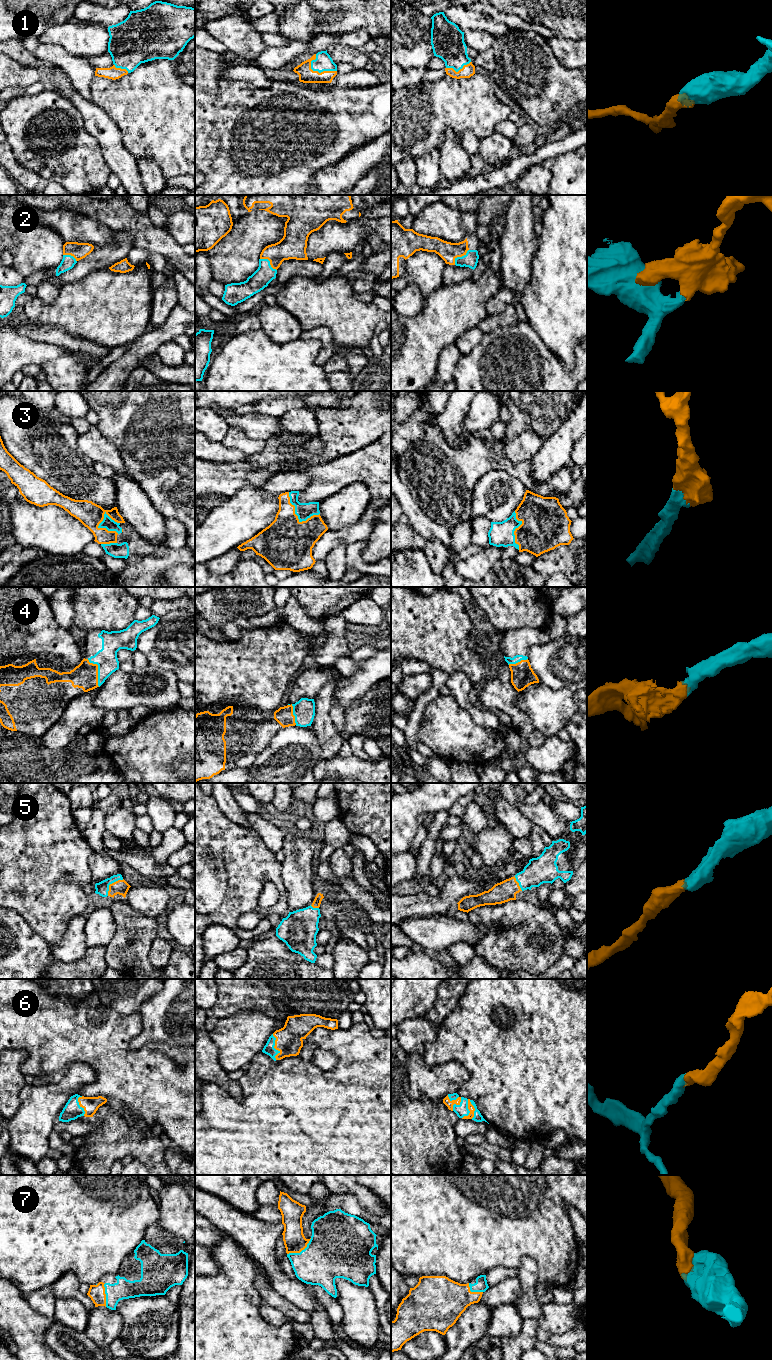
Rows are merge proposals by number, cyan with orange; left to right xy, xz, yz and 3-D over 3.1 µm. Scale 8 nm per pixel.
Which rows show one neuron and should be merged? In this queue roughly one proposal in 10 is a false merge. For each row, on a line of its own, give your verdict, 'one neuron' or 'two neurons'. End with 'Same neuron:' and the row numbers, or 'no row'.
1: one neuron
2: one neuron
3: one neuron
4: one neuron
5: one neuron
6: one neuron
7: one neuron
Same neuron: 1, 2, 3, 4, 5, 6, 7

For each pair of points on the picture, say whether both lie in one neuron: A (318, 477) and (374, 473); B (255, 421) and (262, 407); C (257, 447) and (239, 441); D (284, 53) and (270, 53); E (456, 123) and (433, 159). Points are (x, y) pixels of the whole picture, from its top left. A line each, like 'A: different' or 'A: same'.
A: same
B: different
C: same
D: same
E: different

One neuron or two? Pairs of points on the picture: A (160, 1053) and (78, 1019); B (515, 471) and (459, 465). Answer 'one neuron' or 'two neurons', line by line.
A: one neuron
B: one neuron

